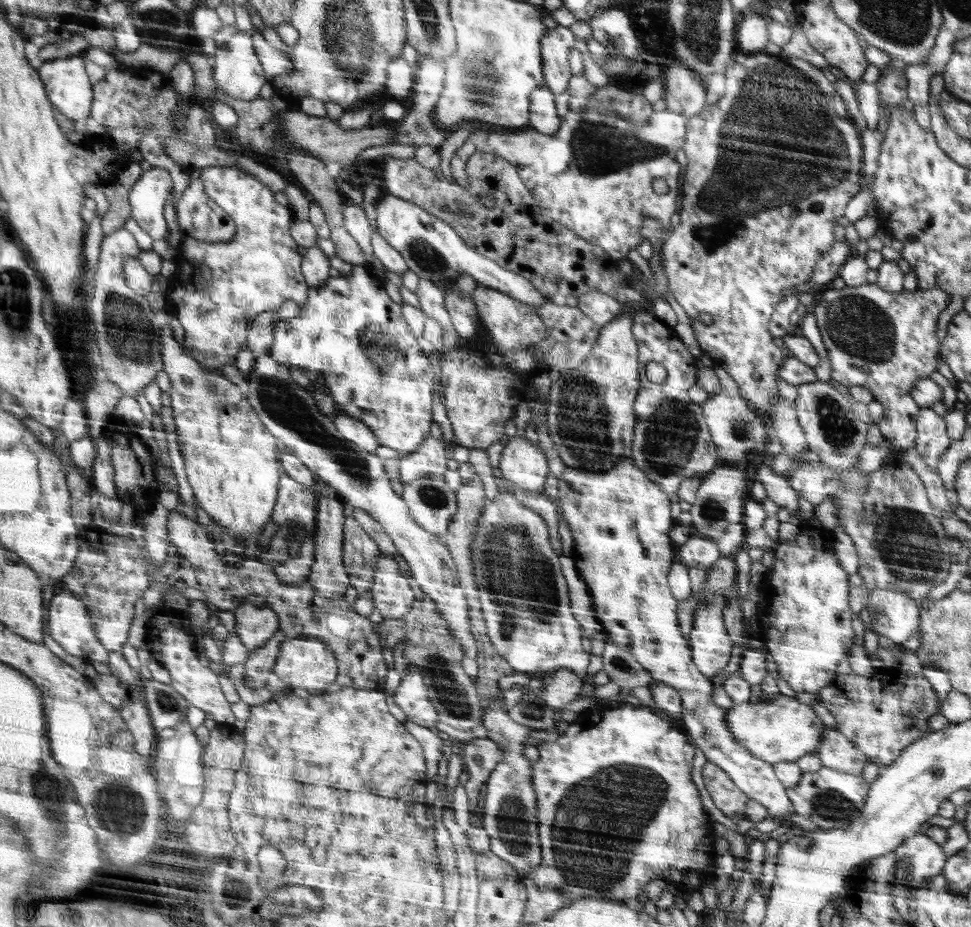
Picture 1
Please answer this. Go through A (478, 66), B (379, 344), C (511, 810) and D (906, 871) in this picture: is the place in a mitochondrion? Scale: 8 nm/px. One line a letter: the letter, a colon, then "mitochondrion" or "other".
A: mitochondrion
B: mitochondrion
C: mitochondrion
D: mitochondrion

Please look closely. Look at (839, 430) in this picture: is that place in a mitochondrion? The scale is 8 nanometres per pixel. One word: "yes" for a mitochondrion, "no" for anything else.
yes

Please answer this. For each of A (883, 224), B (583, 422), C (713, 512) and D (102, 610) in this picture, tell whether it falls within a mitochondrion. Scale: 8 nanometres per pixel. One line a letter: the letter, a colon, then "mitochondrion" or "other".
A: other
B: mitochondrion
C: mitochondrion
D: mitochondrion

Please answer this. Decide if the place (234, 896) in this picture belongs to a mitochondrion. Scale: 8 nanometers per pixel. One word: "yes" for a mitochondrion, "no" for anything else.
no

